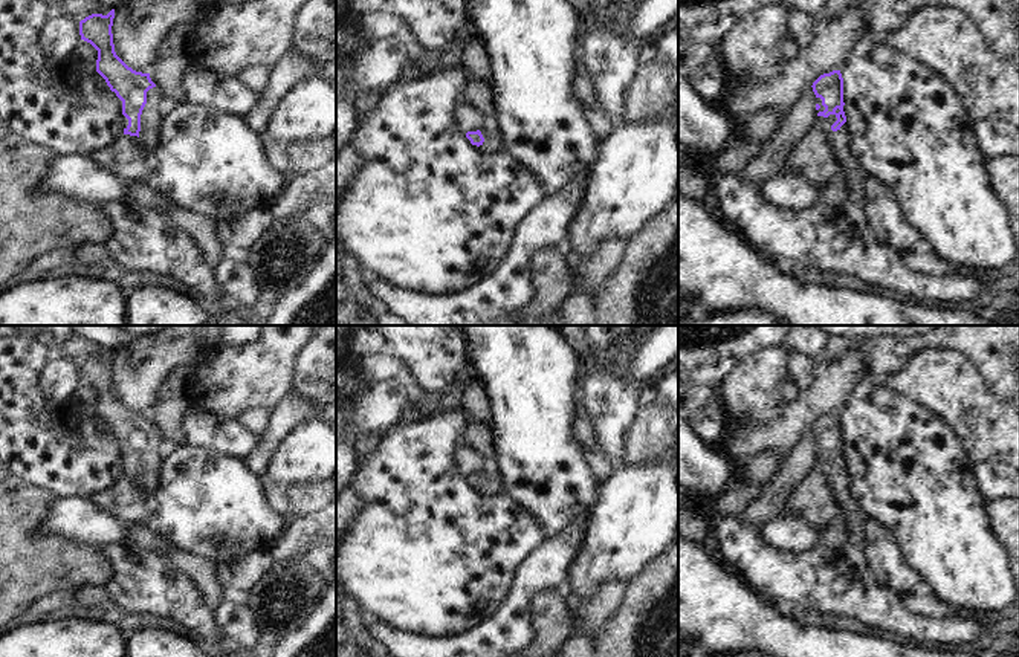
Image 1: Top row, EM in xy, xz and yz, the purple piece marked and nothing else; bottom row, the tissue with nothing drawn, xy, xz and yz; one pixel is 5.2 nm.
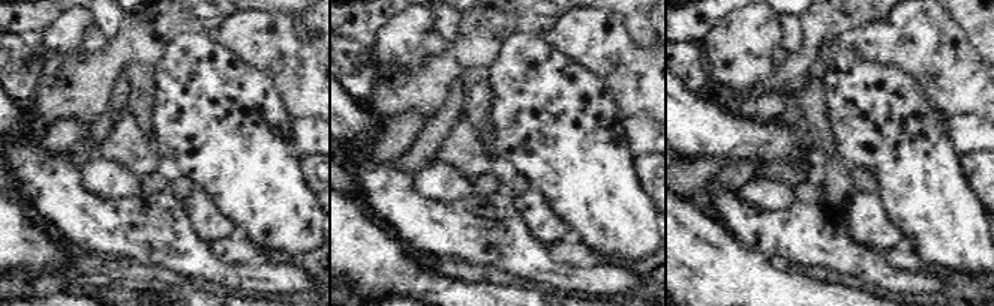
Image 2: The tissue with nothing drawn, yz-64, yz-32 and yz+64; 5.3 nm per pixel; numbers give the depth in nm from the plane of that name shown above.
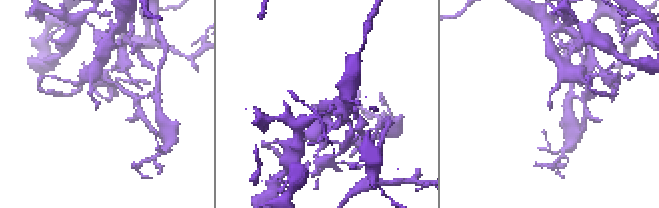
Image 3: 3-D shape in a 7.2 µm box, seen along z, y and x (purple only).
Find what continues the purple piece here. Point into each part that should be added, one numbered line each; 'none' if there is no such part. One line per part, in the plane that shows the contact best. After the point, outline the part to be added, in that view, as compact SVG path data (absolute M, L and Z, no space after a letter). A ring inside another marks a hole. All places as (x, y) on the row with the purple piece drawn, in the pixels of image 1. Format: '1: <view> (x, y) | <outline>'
1: yz (851, 170) | M830 115L828 118L817 116L813 130L828 138L831 148L842 165L842 177L846 180L852 202L865 202L865 185L860 180L865 170L851 153L848 128L842 125L837 131L831 130L831 125L836 121L836 115Z

